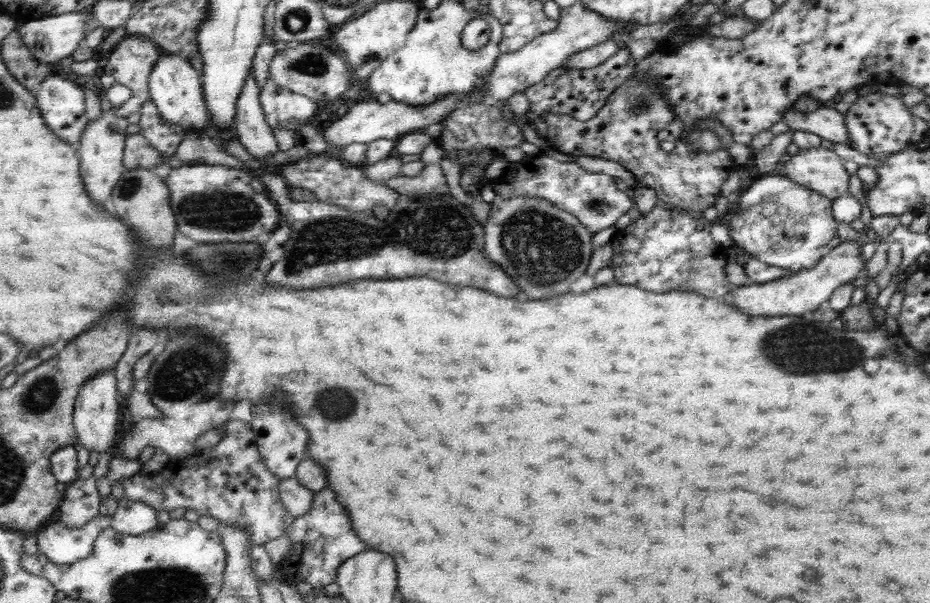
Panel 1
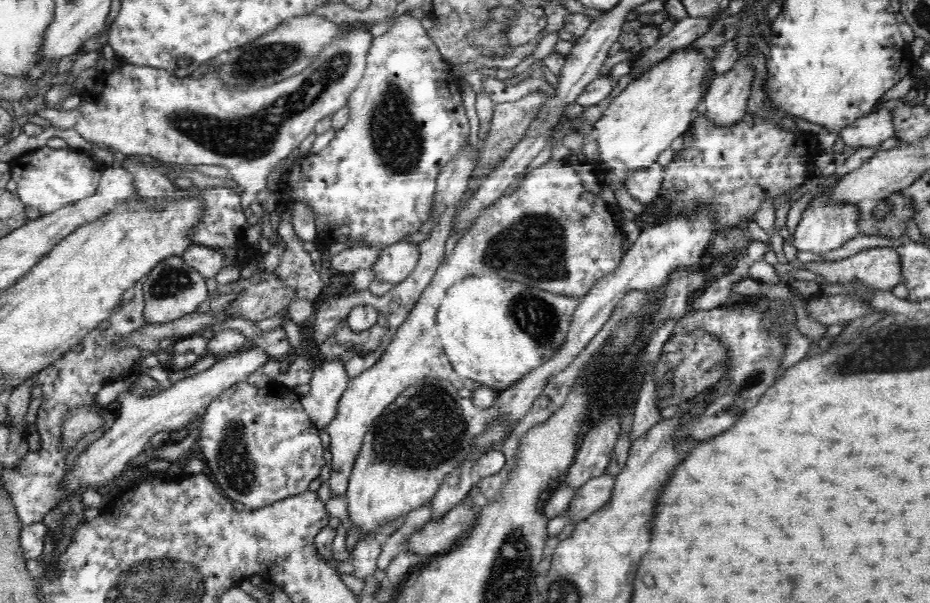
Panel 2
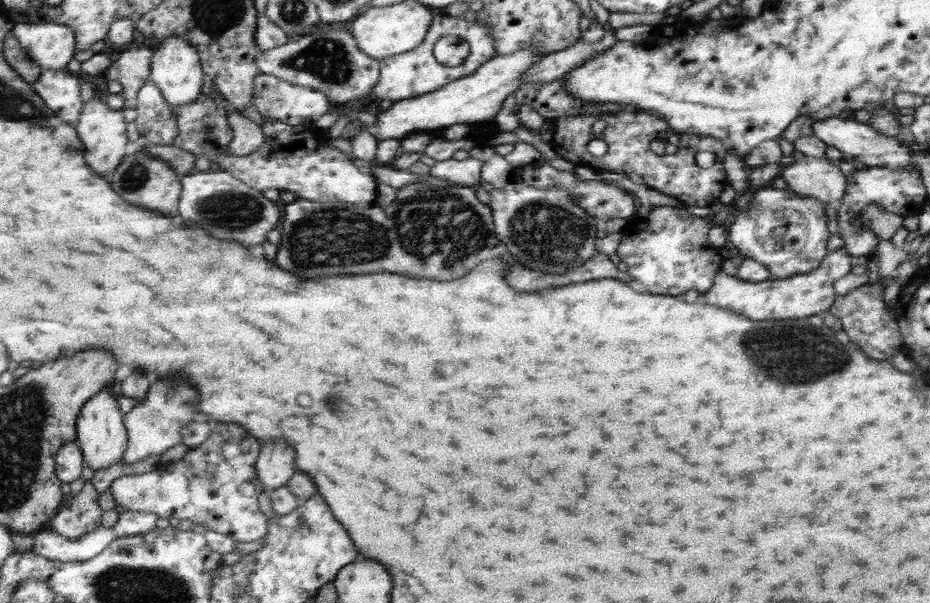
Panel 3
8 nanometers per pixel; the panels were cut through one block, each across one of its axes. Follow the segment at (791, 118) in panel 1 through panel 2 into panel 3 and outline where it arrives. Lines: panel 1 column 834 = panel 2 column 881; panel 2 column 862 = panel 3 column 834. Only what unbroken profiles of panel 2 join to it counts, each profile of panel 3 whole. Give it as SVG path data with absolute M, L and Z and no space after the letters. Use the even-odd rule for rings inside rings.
M845 114L837 116L837 118L817 120L817 122L813 120L811 130L813 130L813 136L817 140L825 142L825 146L833 146L845 158L849 158L853 162L859 162L865 168L889 168L889 170L907 170L907 168L913 168L911 166L913 152L907 150L907 148L903 148L899 140L885 138L885 136L881 136L881 132L875 132L867 124L859 124L855 120L849 120Z

